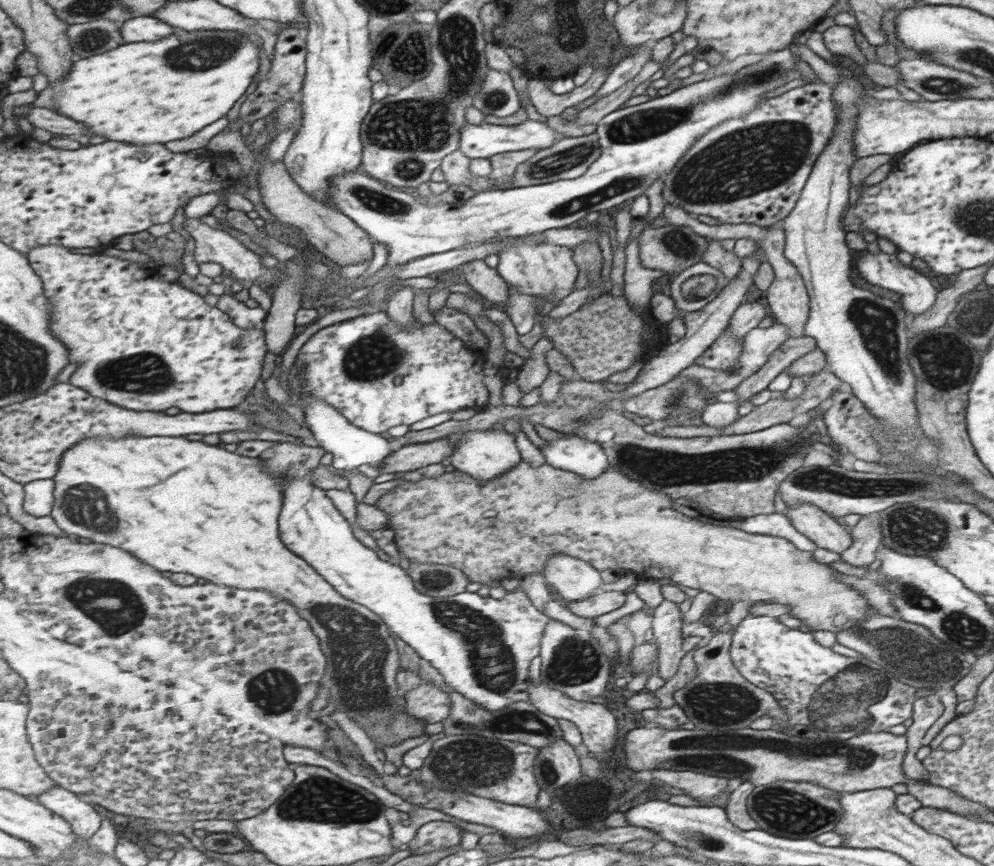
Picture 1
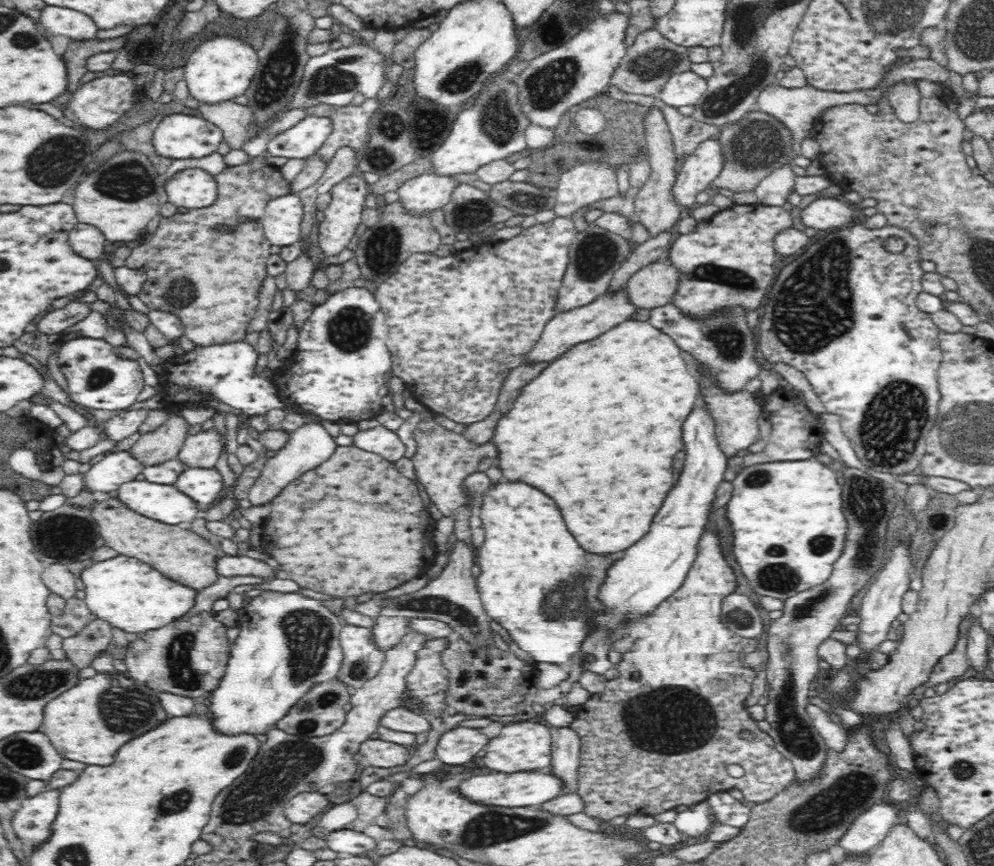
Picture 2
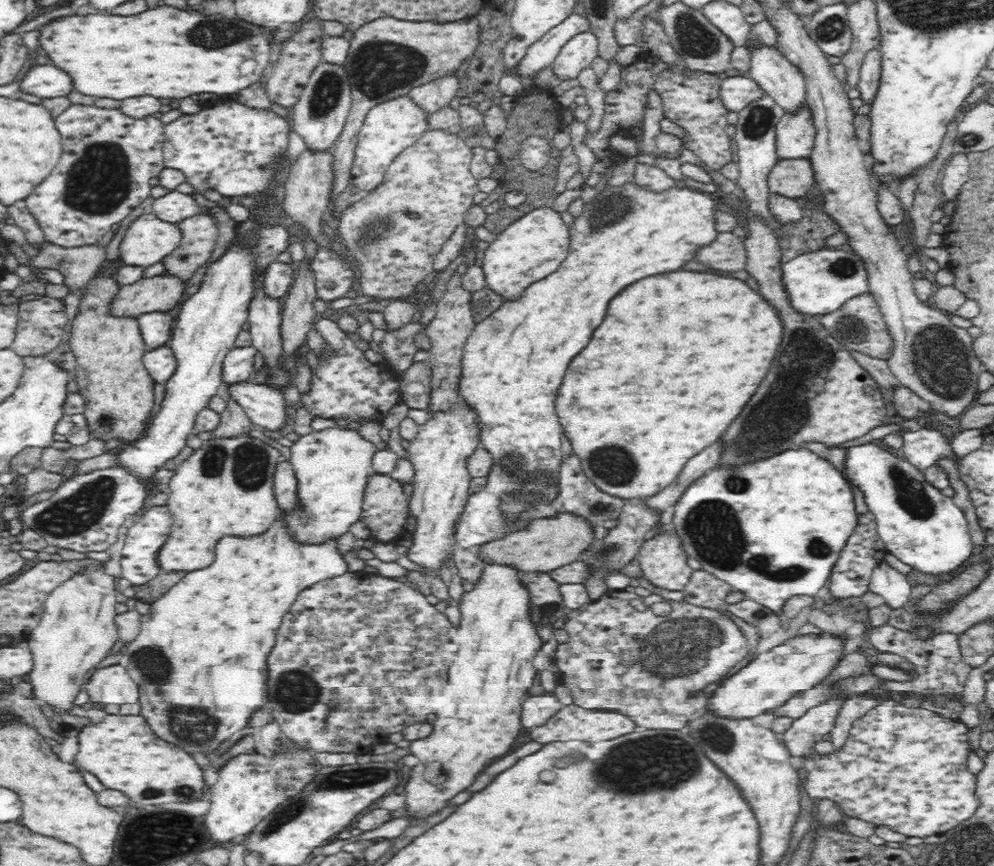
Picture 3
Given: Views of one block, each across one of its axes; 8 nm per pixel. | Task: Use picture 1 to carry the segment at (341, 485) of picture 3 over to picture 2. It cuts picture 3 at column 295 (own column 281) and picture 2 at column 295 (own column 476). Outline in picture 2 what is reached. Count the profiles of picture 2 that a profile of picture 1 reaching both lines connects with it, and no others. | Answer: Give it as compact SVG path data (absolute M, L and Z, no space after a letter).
M264 591L252 598L247 607L237 610L239 635L229 650L229 659L218 688L207 699L214 725L224 733L250 732L254 735L274 728L280 718L316 684L334 679L343 664L340 647L341 617L334 615L323 601L298 595Z

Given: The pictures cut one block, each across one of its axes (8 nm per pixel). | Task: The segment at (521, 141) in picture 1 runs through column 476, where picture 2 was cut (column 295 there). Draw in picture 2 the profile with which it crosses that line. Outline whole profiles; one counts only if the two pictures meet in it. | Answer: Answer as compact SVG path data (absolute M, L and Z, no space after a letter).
M306 115L295 126L272 138L262 157L308 158L326 142L331 126L331 120L327 116Z

